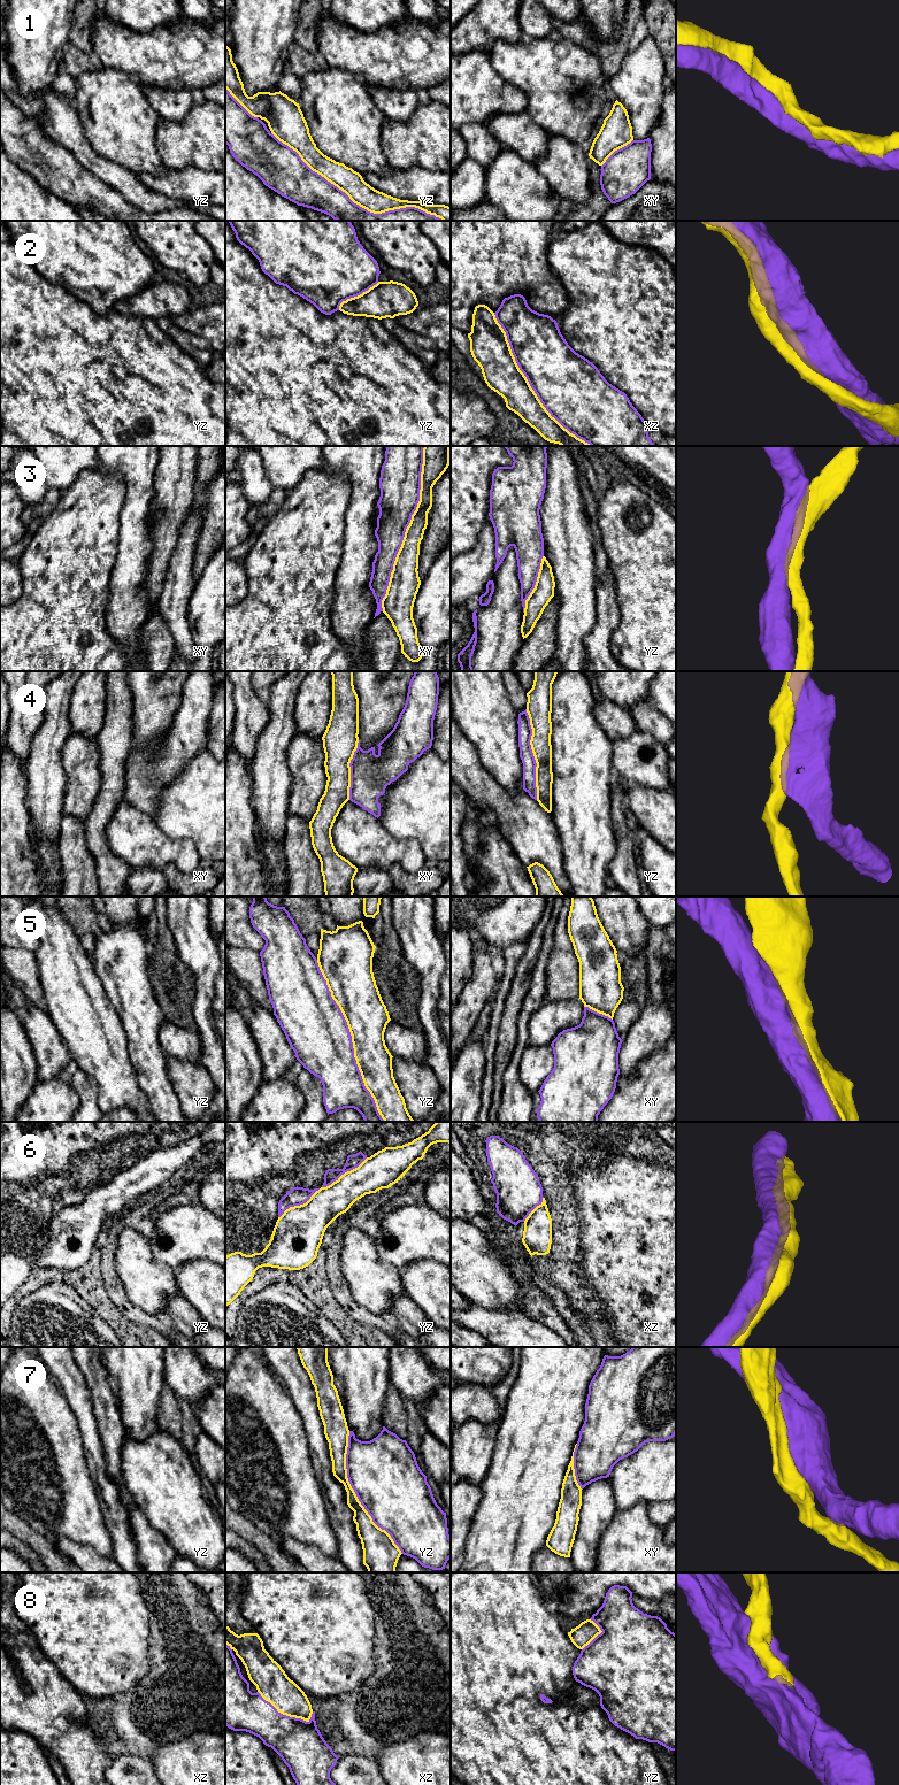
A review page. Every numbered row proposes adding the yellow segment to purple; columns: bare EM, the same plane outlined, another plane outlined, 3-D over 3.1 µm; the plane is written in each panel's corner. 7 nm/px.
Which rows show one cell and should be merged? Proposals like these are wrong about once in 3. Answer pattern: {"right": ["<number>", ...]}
{"right": ["1", "2", "3", "5", "6", "8"]}

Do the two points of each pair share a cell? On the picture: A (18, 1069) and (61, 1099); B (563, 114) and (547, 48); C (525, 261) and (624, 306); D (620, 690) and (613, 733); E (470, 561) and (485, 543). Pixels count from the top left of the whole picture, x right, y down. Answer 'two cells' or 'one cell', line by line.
A: two cells
B: one cell
C: two cells
D: one cell
E: one cell

